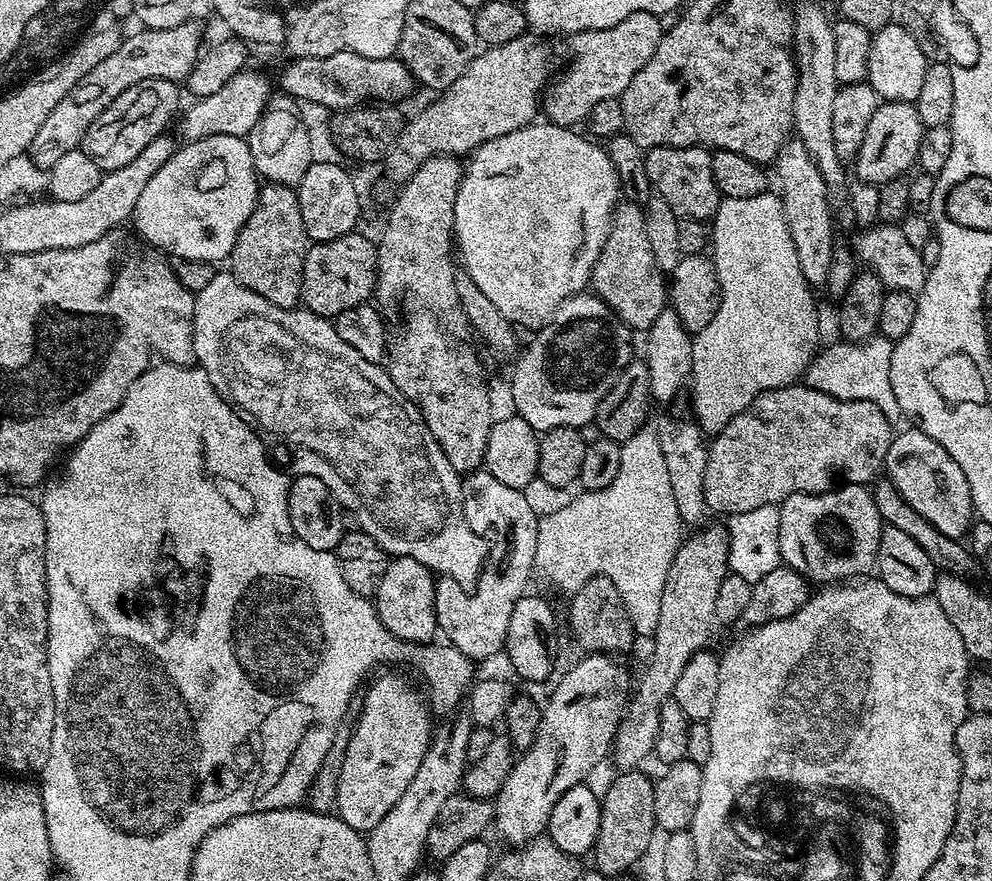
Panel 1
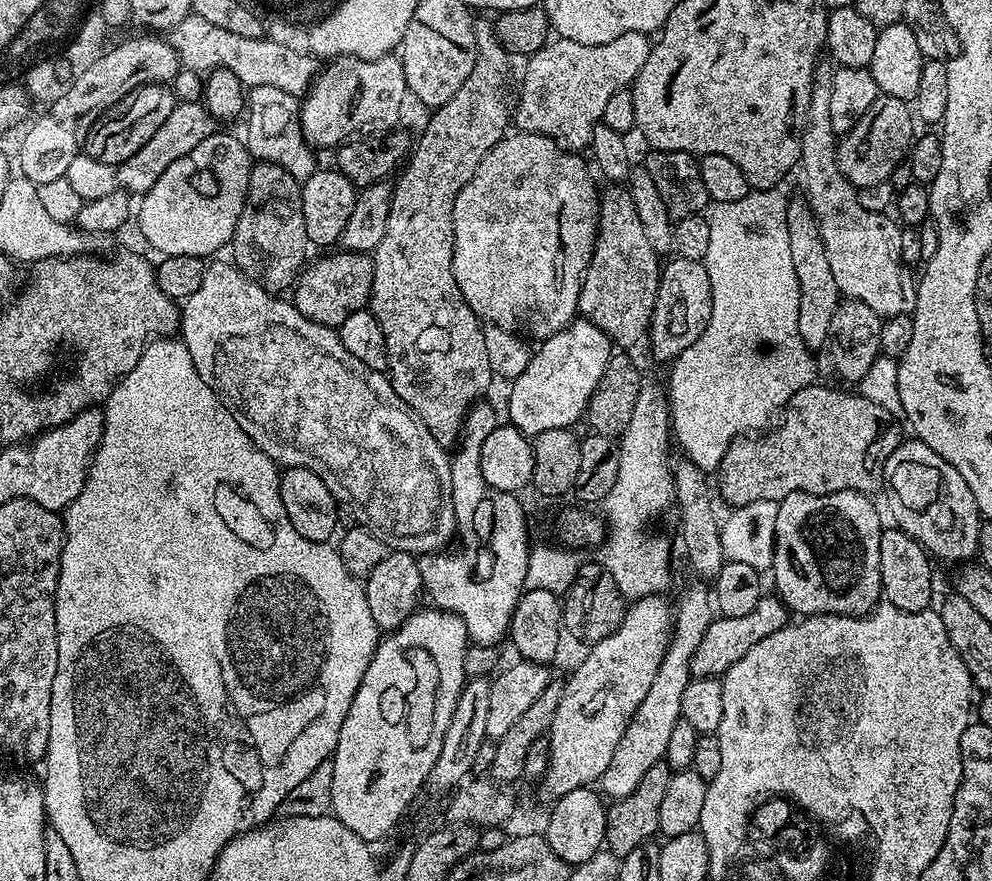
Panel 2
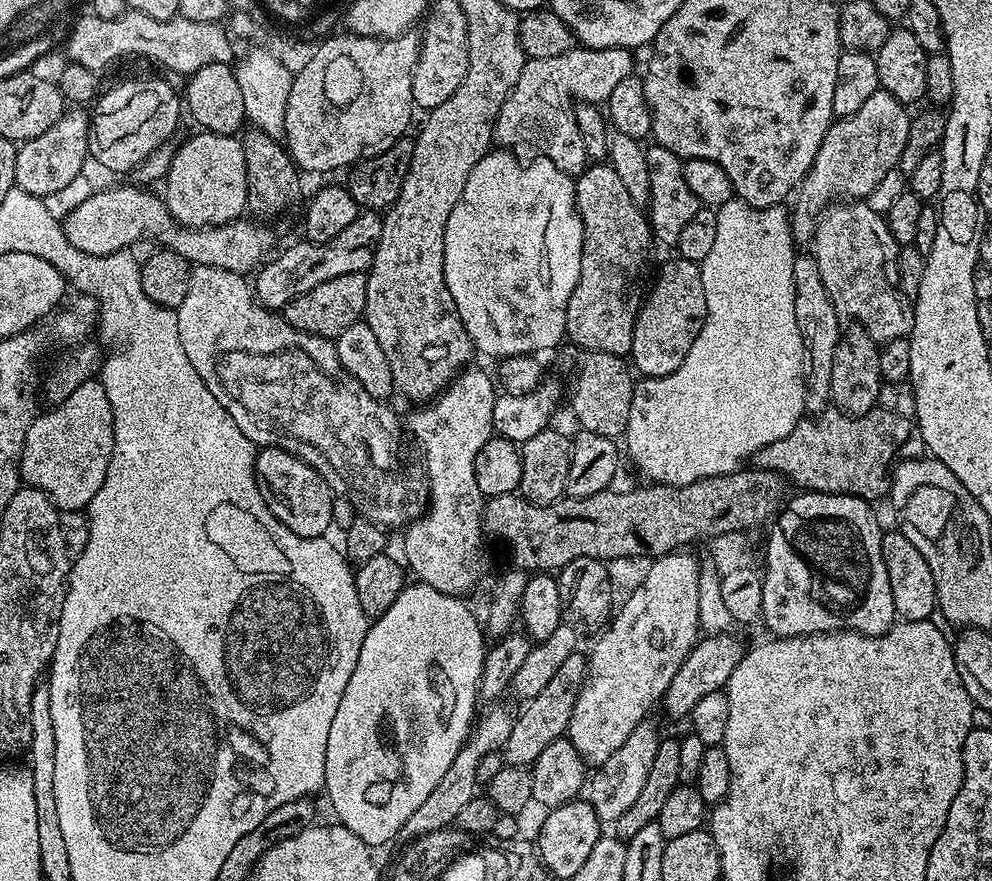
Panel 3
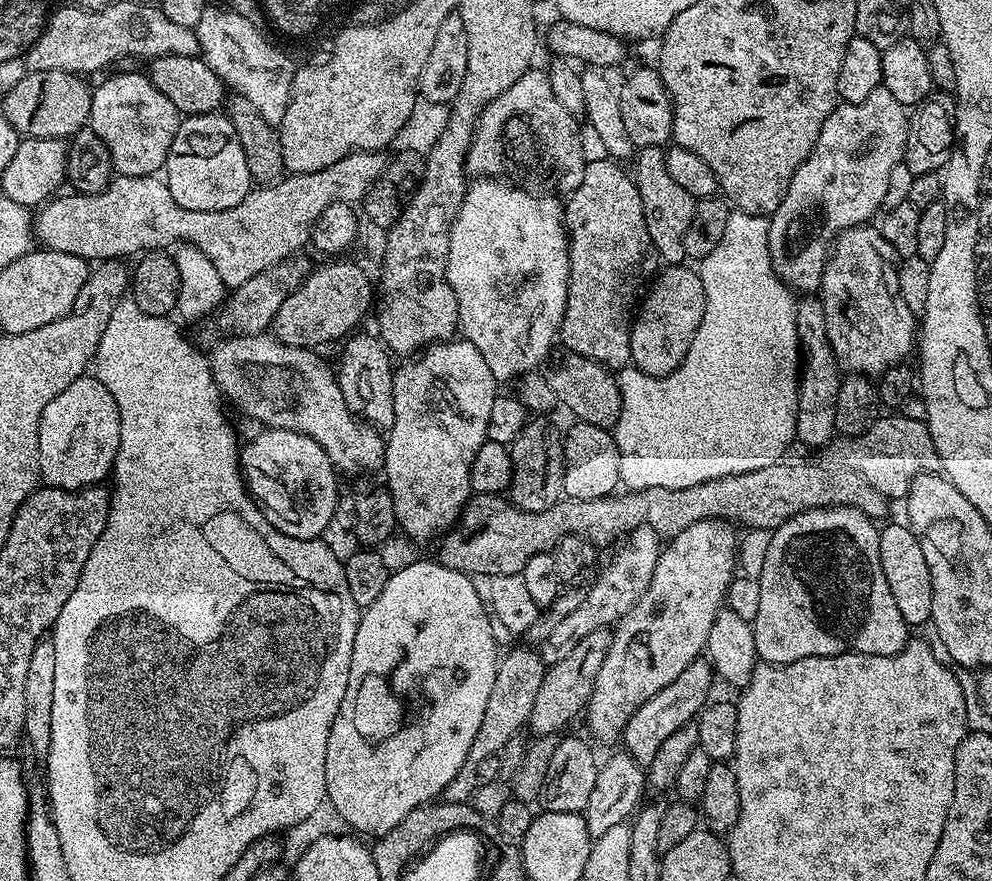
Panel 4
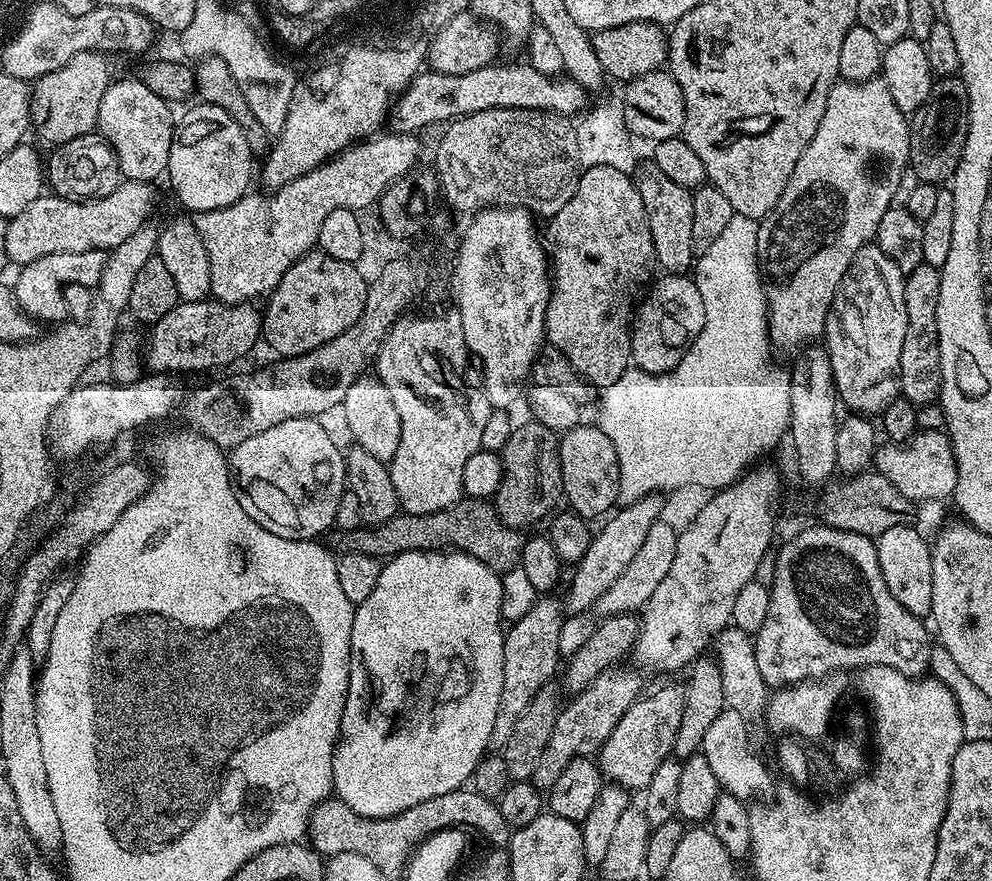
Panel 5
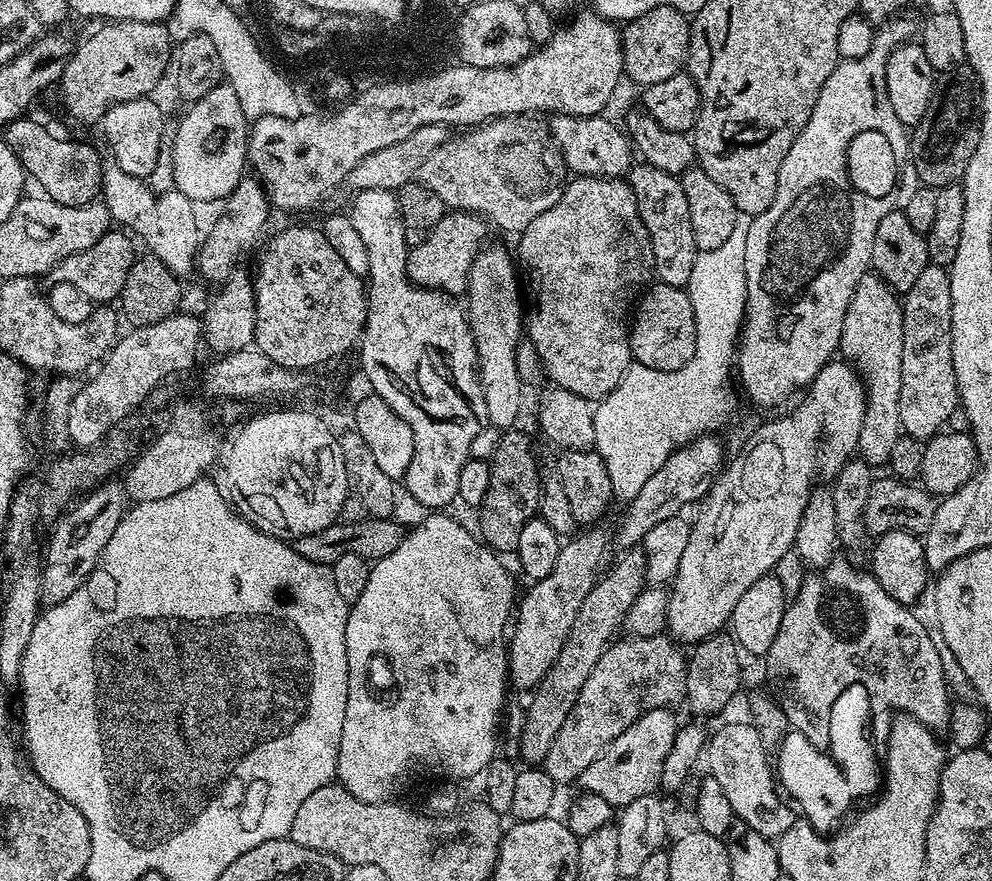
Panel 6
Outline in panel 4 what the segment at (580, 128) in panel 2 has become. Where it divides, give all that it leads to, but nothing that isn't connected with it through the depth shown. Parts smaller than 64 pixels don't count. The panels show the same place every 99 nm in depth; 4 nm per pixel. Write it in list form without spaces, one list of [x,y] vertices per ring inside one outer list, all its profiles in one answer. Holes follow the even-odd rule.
[[[529,70],[510,86],[510,90],[502,90],[498,98],[494,98],[484,107],[482,114],[476,119],[476,131],[472,134],[472,145],[464,158],[464,171],[472,178],[504,178],[507,172],[516,167],[541,168],[548,172],[557,193],[570,194],[578,186],[582,186],[582,174],[586,163],[584,144],[580,141],[580,128],[577,117],[572,116],[554,98],[554,90],[550,90],[547,71]]]

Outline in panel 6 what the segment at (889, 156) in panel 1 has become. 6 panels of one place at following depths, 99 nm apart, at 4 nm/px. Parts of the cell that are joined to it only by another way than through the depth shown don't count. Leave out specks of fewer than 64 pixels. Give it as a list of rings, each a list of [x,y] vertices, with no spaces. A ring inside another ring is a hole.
[[[900,14],[881,24],[875,29],[876,37],[872,43],[872,49],[862,58],[854,60],[841,60],[836,65],[834,74],[822,82],[822,90],[818,94],[818,102],[814,102],[814,110],[806,122],[806,126],[794,138],[794,146],[782,158],[782,166],[778,170],[778,186],[774,194],[774,202],[762,210],[762,214],[751,217],[748,233],[746,234],[746,306],[744,307],[744,322],[740,329],[738,351],[734,357],[734,372],[738,377],[738,384],[744,387],[744,392],[760,408],[772,408],[780,404],[791,392],[799,393],[807,389],[812,379],[821,372],[826,365],[837,355],[842,336],[842,322],[846,318],[846,310],[850,306],[850,298],[854,298],[854,290],[862,278],[869,275],[872,268],[872,251],[874,250],[874,234],[878,234],[878,222],[886,218],[886,214],[894,211],[894,200],[891,195],[884,196],[880,189],[880,180],[872,173],[872,164],[880,164],[884,160],[883,152],[892,147],[896,156],[907,157],[910,152],[910,136],[906,126],[898,122],[898,114],[890,106],[890,94],[886,94],[886,66],[885,62],[898,45],[911,41],[914,36],[914,24],[907,20],[907,15]]]

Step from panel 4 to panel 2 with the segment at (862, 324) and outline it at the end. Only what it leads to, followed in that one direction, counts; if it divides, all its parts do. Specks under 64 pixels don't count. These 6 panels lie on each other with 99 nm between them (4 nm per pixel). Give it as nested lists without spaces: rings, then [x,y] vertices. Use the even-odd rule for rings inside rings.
[[[817,63],[816,71],[812,78],[812,97],[810,98],[810,110],[808,111],[808,121],[804,123],[804,133],[800,139],[800,163],[799,171],[804,171],[804,188],[808,191],[806,202],[812,210],[813,216],[816,217],[820,233],[822,234],[822,246],[826,246],[826,258],[830,261],[830,270],[834,273],[834,282],[838,282],[838,290],[841,297],[850,300],[861,300],[866,302],[866,306],[870,306],[870,310],[874,310],[874,314],[878,314],[882,318],[890,316],[906,316],[916,311],[916,285],[917,281],[912,280],[909,265],[905,264],[902,258],[902,228],[899,223],[891,215],[883,212],[875,212],[874,210],[866,210],[858,202],[858,190],[848,181],[846,174],[842,174],[842,170],[838,166],[838,158],[836,157],[836,149],[838,147],[838,134],[834,130],[834,126],[830,126],[830,86],[832,85],[832,73],[834,71],[831,63]]]

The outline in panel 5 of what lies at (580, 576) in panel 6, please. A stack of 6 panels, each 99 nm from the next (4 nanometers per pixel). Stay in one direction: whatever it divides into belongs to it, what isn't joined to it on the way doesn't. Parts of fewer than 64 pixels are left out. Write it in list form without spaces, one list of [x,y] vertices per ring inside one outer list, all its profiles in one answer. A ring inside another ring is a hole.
[[[544,594],[529,612],[524,612],[509,627],[504,634],[504,649],[502,650],[502,698],[498,701],[498,714],[494,717],[491,747],[502,750],[510,739],[510,733],[518,723],[518,718],[526,711],[526,706],[534,702],[538,690],[542,686],[553,683],[552,675],[562,664],[559,635],[566,619],[563,603],[555,600],[555,595]]]

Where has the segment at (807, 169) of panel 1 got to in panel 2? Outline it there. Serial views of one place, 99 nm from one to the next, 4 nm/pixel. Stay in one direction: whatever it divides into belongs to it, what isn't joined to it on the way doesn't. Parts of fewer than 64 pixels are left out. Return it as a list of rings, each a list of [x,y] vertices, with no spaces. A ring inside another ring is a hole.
[[[803,199],[788,201],[786,230],[790,234],[790,258],[794,262],[794,275],[798,278],[798,330],[802,338],[813,350],[823,349],[828,343],[830,318],[840,305],[841,295],[838,282],[834,282],[834,273],[830,270],[830,261],[826,258],[826,246],[822,246],[820,227],[811,208]]]

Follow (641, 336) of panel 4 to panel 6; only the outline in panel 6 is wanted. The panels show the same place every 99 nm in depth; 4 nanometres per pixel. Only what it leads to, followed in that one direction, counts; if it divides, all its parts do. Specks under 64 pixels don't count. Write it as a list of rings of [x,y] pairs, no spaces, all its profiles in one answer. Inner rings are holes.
[[[653,283],[639,297],[630,320],[628,341],[632,347],[632,359],[637,364],[659,372],[673,372],[690,358],[694,358],[696,349],[696,322],[694,306],[690,302],[687,291],[678,286]]]

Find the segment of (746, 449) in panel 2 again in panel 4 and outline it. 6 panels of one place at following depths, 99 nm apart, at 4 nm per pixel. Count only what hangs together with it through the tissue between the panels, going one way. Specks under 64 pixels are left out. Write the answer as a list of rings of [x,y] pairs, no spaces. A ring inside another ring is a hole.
[[[884,414],[875,420],[868,432],[853,436],[847,441],[847,467],[854,469],[889,501],[903,501],[914,478],[941,471],[938,450],[934,450],[934,438],[930,438],[927,423],[914,421],[903,414]],[[892,415],[892,416],[888,416]],[[897,415],[897,416],[896,416]]]

